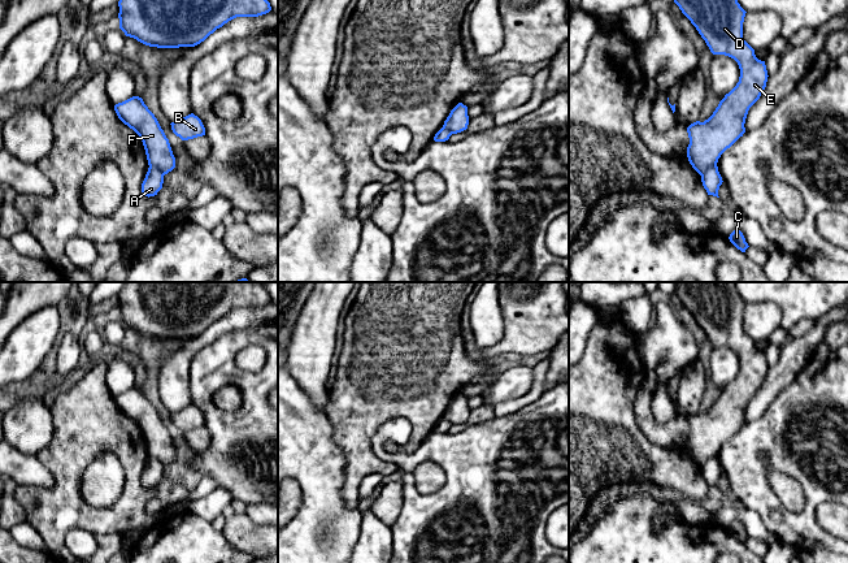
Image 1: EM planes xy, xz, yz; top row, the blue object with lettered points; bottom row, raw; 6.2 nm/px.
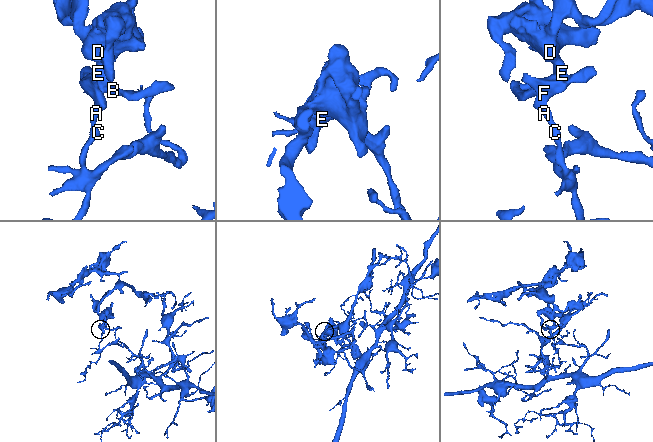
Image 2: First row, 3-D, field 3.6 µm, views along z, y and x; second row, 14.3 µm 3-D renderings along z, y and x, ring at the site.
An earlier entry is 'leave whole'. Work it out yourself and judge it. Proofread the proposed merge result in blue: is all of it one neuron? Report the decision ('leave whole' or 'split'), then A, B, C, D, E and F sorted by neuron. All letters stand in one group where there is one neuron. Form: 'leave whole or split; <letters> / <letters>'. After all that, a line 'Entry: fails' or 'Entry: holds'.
split; A C / B D E F
Entry: fails

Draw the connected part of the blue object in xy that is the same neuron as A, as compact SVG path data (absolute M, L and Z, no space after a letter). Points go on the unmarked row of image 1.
M153 458L148 459L145 469L142 475L142 484L144 488L155 488L162 480L164 465Z

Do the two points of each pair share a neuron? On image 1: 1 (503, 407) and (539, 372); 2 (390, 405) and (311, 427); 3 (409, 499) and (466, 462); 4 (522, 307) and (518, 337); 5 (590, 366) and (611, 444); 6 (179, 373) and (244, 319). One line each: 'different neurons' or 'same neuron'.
1: same neuron
2: different neurons
3: same neuron
4: same neuron
5: same neuron
6: same neuron

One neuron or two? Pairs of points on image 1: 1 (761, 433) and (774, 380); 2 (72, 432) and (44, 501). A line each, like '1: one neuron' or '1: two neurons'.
1: two neurons
2: one neuron

